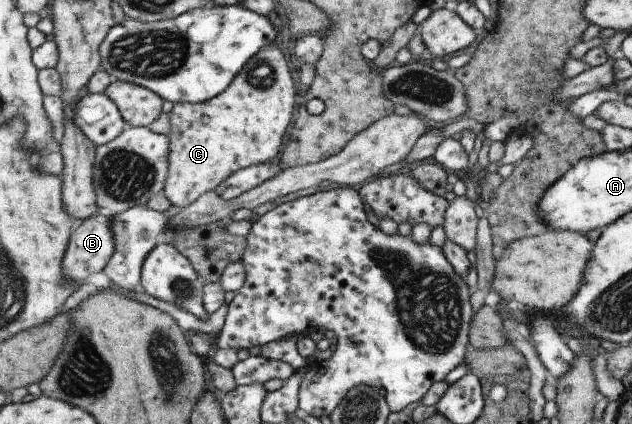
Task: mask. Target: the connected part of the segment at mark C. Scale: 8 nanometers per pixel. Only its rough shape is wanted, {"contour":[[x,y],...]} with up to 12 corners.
{"contour":[[277,43],[169,111],[165,196],[186,207],[282,155],[295,77]]}

